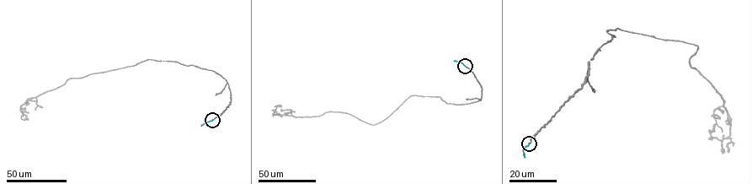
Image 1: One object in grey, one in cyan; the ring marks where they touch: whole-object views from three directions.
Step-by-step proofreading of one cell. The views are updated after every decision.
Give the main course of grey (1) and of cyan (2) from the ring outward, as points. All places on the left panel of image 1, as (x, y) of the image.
1: (212, 120), (229, 104), (226, 80), (193, 65), (152, 60), (70, 78), (29, 98), (23, 113), (19, 108)
2: (212, 120), (200, 126)

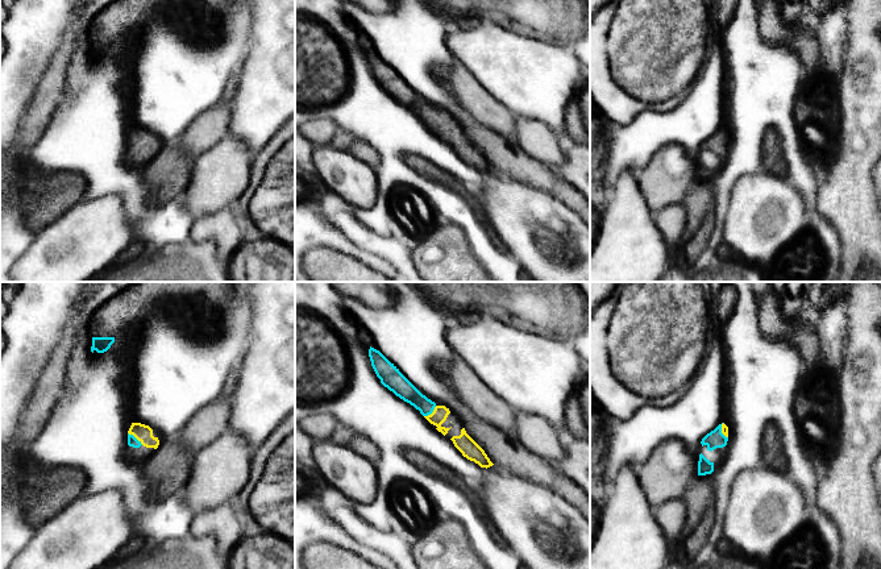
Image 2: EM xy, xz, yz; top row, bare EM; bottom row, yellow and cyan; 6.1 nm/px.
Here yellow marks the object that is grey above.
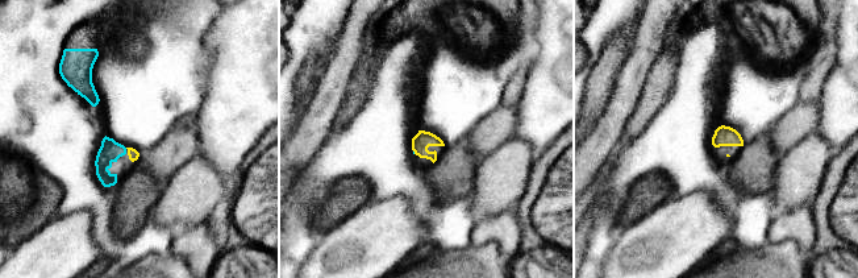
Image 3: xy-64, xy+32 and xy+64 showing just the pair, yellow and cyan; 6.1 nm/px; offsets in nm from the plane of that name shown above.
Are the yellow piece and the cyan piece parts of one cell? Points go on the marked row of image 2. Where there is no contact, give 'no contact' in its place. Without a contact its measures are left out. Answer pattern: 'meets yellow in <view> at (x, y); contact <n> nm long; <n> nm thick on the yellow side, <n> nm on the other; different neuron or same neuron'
meets yellow in xy at (136, 437); contact 120 nm long; 110 nm thick on the yellow side, 60 nm on the other; same neuron

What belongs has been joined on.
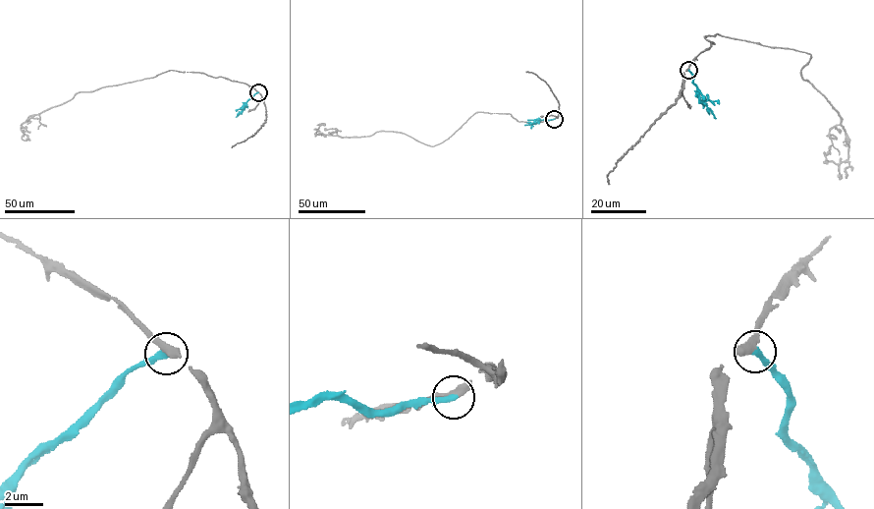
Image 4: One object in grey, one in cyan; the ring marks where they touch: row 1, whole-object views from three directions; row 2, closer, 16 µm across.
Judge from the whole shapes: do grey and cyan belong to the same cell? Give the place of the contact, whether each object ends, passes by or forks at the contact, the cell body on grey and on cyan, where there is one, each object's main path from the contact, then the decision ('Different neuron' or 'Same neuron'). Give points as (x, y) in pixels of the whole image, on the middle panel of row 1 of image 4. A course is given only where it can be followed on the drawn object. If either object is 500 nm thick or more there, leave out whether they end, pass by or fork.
Place: (554, 119). At the ring grey passes by. At the ring cyan ends. Soma of grey: none. Soma of cyan: none. Course of grey: (554, 119), (518, 122), (509, 113), (476, 112), (432, 145), (392, 131), (316, 134), (317, 125). Course of cyan: (554, 119), (524, 125). Same neuron

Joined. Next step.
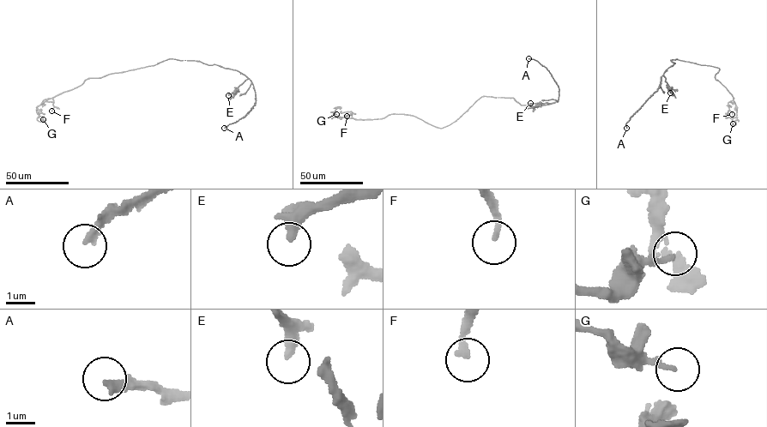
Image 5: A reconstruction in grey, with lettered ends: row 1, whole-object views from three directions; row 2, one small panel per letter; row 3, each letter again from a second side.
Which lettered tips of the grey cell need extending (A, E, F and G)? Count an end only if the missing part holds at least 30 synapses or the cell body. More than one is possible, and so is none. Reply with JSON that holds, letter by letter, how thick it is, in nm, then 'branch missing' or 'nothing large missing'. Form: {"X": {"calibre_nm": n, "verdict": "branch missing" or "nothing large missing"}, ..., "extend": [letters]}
{"A": {"calibre_nm": 260, "verdict": "nothing large missing"}, "E": {"calibre_nm": 360, "verdict": "nothing large missing"}, "F": {"calibre_nm": 200, "verdict": "branch missing"}, "G": {"calibre_nm": 170, "verdict": "nothing large missing"}, "extend": ["F"]}

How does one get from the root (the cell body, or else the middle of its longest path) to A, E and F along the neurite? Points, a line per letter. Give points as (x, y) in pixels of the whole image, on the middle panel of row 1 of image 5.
A: (474, 104), (484, 96), (512, 98), (521, 105), (530, 105), (558, 101), (558, 88), (550, 72), (528, 58)
E: (474, 104), (484, 96), (512, 98), (521, 105), (530, 105), (554, 102), (530, 103)
F: (474, 104), (455, 121), (442, 128), (409, 115), (390, 114), (374, 119), (355, 119), (351, 112), (347, 116)

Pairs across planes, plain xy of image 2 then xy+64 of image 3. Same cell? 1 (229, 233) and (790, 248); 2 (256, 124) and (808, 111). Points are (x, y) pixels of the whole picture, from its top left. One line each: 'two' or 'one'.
1: two
2: two

